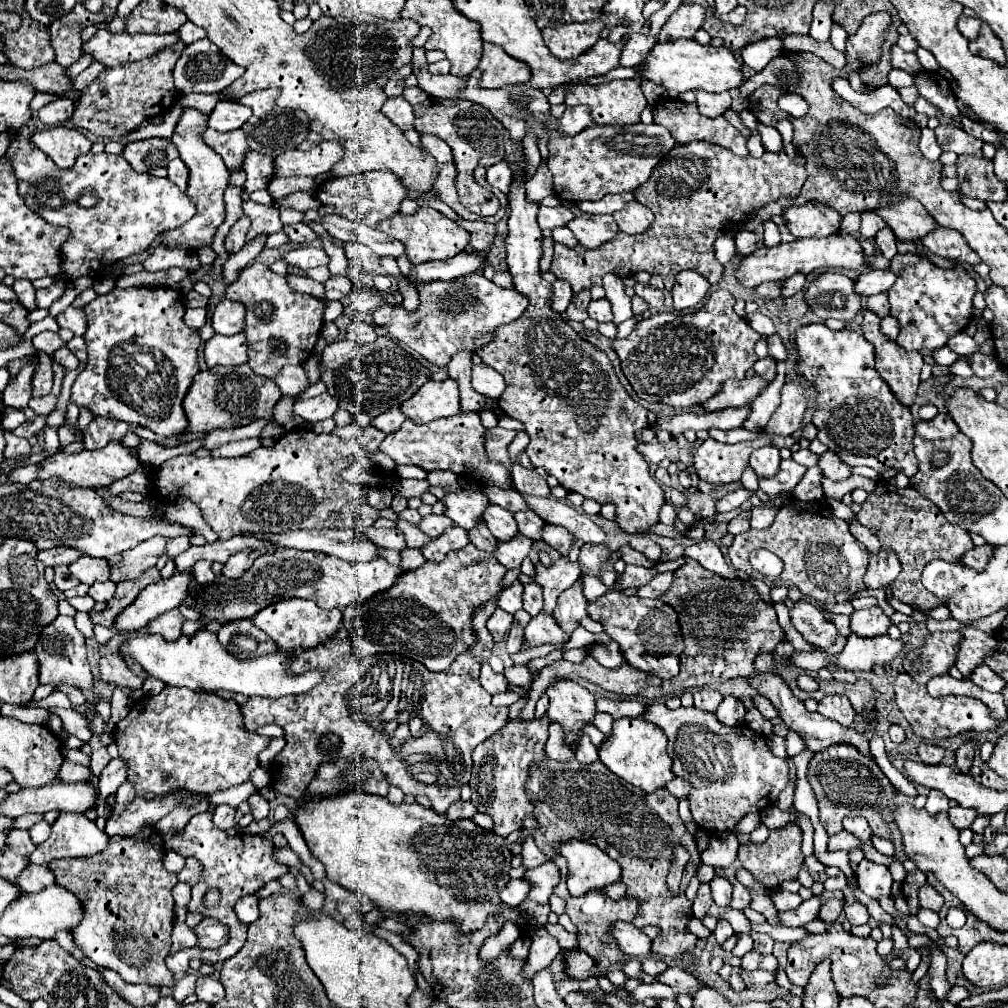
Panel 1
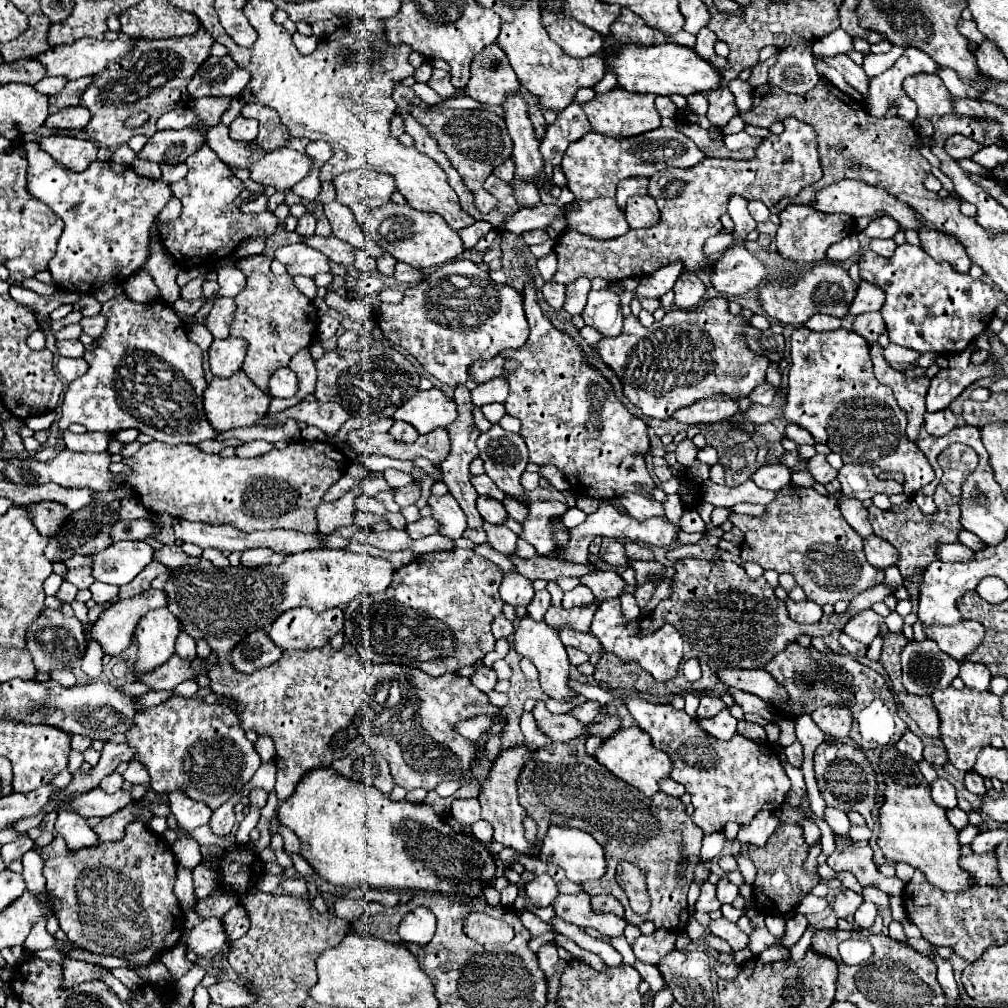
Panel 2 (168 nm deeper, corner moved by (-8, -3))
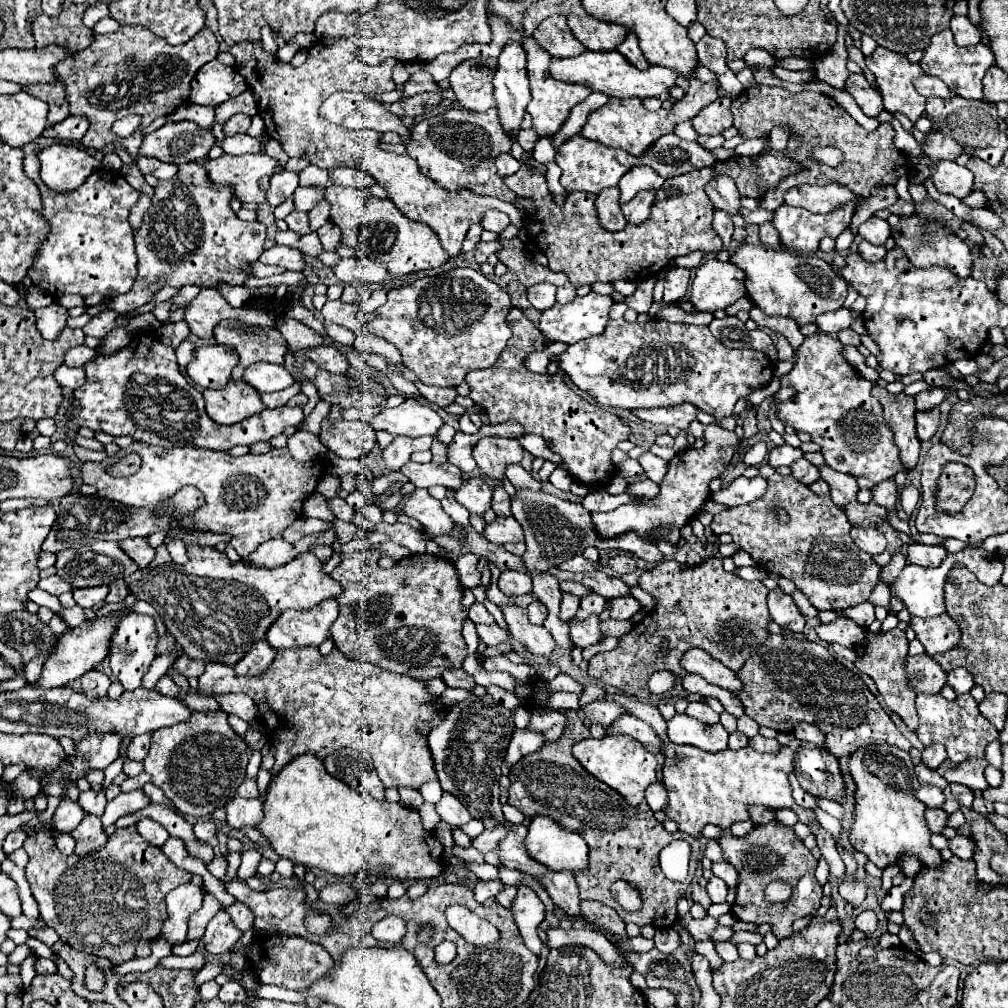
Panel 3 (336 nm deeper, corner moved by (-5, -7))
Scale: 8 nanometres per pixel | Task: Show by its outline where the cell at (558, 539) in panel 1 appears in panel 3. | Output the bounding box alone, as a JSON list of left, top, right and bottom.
[483,516,523,544]

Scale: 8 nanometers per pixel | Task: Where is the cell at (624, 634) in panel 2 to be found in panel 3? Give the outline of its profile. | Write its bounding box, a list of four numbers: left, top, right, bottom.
[569,616,601,648]

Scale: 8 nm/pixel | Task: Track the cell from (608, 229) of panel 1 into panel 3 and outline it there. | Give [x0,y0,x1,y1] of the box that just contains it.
[597,188,627,232]

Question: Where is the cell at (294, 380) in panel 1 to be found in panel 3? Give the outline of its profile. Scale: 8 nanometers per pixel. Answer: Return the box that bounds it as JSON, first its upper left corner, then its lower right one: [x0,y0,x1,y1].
[243,362,293,394]

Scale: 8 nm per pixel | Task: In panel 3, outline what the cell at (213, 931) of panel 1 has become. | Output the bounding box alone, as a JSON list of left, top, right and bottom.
[227,902,255,932]

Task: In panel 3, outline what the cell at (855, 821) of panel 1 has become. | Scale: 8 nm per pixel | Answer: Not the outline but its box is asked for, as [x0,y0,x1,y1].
[817,798,843,818]

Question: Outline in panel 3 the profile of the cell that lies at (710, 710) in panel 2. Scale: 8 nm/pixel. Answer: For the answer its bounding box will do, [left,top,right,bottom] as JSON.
[685,702,719,724]

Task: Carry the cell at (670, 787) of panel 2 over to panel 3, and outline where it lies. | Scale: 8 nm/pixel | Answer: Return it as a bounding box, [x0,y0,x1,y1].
[645,782,667,812]

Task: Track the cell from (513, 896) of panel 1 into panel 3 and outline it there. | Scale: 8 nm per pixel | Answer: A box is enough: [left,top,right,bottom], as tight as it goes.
[473,878,503,902]

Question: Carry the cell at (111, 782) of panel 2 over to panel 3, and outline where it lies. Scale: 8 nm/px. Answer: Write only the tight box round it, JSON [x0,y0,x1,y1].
[79,790,107,816]

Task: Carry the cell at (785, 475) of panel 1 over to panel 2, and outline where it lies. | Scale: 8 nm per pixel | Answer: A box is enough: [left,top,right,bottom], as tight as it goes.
[752,464,792,490]

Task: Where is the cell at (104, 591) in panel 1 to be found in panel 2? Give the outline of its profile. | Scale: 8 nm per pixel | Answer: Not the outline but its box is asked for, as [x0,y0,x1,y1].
[90,582,118,602]

